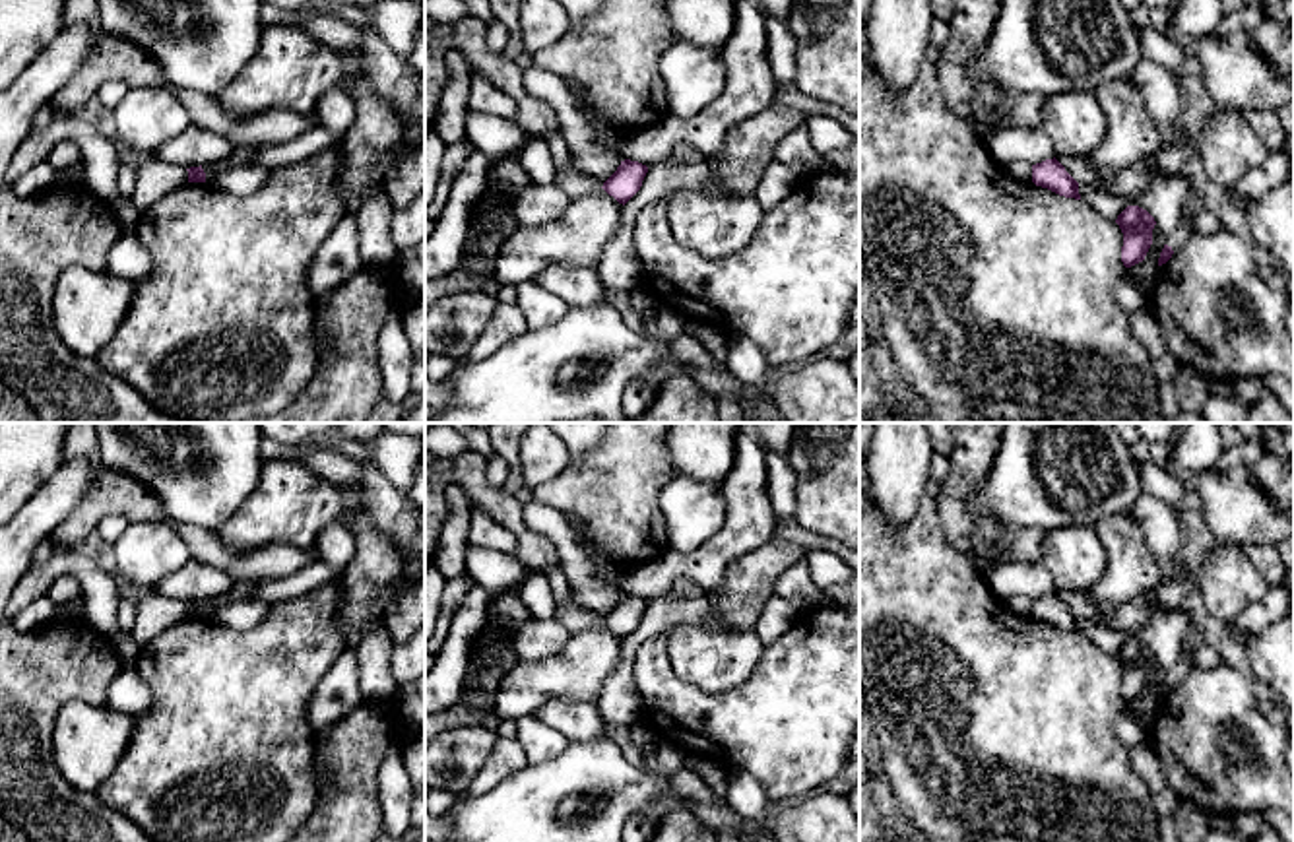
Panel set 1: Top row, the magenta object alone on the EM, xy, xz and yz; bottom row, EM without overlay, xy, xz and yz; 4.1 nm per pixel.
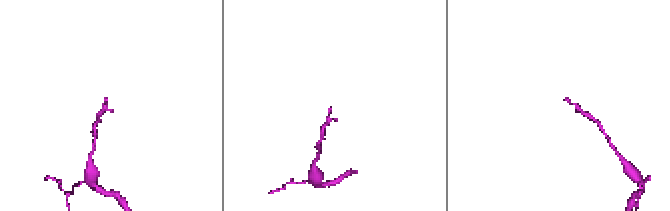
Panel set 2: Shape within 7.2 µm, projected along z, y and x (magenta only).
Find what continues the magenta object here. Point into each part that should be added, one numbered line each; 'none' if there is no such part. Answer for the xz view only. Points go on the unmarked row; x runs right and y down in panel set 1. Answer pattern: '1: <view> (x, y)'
none

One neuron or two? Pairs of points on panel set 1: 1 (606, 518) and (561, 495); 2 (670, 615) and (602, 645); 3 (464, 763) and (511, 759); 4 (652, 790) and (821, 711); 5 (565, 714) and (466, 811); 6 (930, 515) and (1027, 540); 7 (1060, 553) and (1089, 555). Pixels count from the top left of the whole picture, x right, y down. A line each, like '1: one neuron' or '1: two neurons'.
1: one neuron
2: two neurons
3: two neurons
4: two neurons
5: two neurons
6: two neurons
7: one neuron

